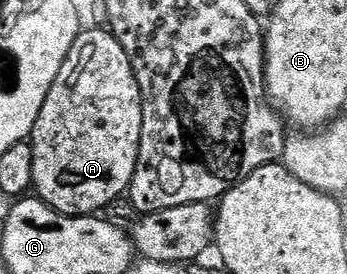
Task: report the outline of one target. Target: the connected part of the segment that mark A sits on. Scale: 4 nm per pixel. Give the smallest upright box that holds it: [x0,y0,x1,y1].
[30,28,141,216]

